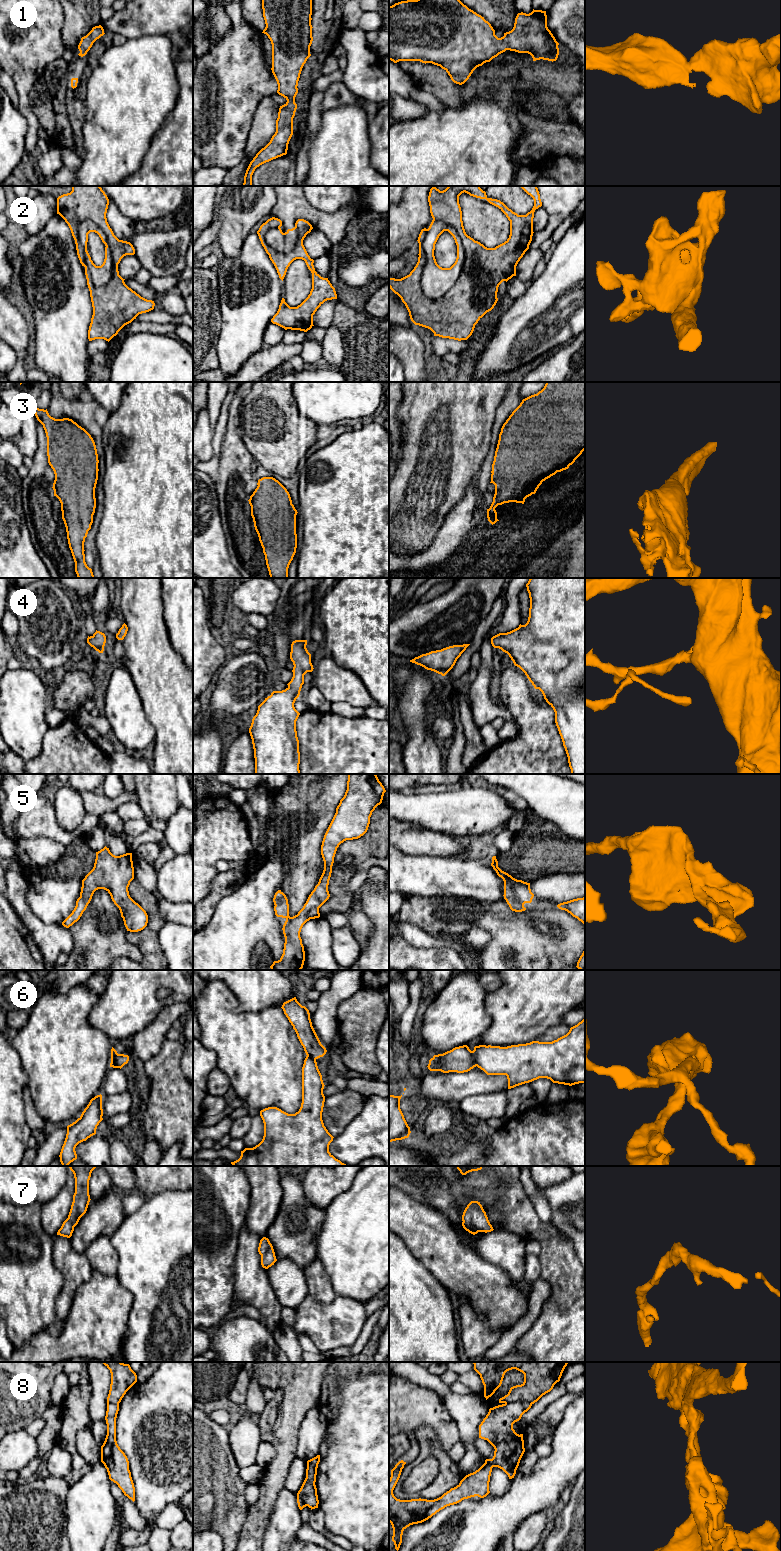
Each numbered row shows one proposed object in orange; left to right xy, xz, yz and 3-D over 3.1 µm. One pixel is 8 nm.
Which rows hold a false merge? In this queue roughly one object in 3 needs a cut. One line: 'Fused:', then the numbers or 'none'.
Fused: 2, 6, 8

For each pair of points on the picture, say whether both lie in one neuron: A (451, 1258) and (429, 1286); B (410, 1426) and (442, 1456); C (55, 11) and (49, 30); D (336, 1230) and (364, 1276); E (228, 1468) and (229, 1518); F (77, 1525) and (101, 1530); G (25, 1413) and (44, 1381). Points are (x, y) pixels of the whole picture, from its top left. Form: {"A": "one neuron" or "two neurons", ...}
{"A": "two neurons", "B": "two neurons", "C": "one neuron", "D": "one neuron", "E": "one neuron", "F": "one neuron", "G": "one neuron"}

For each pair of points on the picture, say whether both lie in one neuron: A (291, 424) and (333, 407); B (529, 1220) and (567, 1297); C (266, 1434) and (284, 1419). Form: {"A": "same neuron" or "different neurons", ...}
{"A": "different neurons", "B": "same neuron", "C": "different neurons"}

